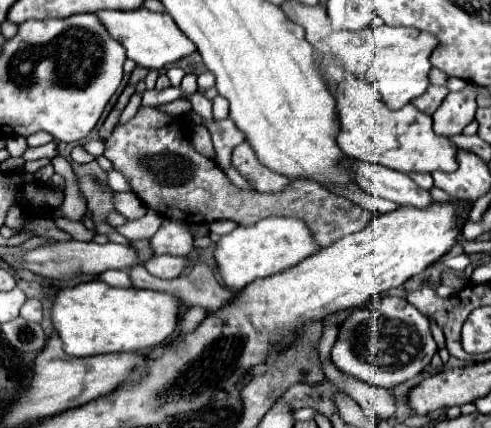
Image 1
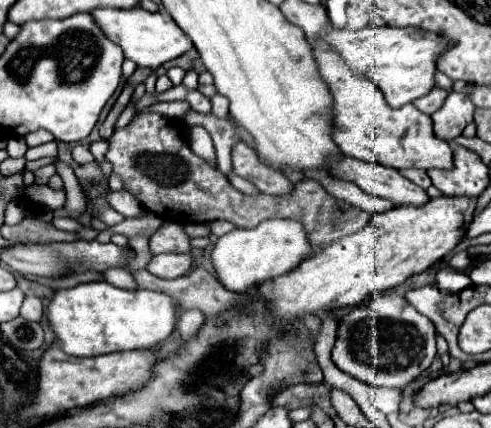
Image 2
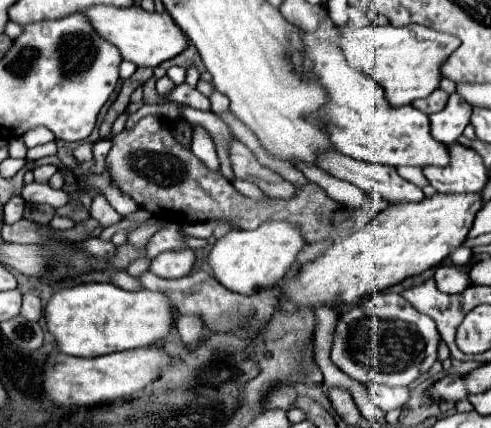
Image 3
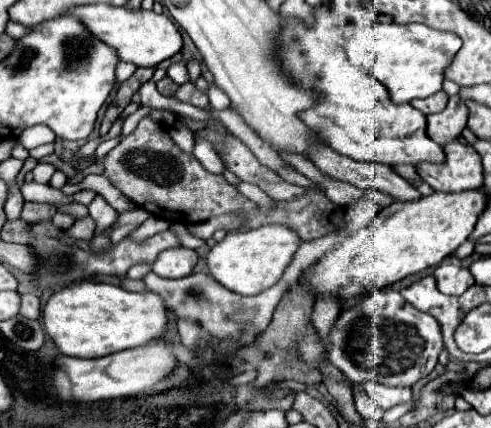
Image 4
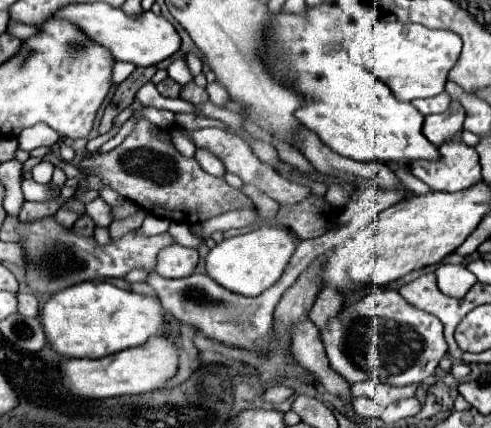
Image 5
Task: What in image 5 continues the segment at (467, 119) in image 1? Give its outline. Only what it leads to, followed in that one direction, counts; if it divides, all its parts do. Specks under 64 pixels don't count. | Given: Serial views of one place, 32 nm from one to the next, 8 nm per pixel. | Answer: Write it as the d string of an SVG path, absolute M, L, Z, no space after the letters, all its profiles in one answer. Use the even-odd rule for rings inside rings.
M452 100L448 110L442 114L426 116L424 120L424 134L428 140L432 140L436 146L448 142L456 132L462 130L466 120L466 110L458 100Z

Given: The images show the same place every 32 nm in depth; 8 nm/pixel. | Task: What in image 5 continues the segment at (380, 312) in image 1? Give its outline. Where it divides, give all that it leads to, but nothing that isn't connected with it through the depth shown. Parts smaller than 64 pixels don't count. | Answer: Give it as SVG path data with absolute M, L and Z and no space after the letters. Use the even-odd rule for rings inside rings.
M374 288L360 302L346 306L336 318L332 318L332 322L324 330L322 342L324 342L330 366L340 376L344 376L350 384L364 382L368 378L380 380L382 384L390 384L390 386L408 386L408 384L422 382L434 372L440 358L448 350L440 320L432 320L432 314L414 308L400 296L398 290L392 290L392 288Z

